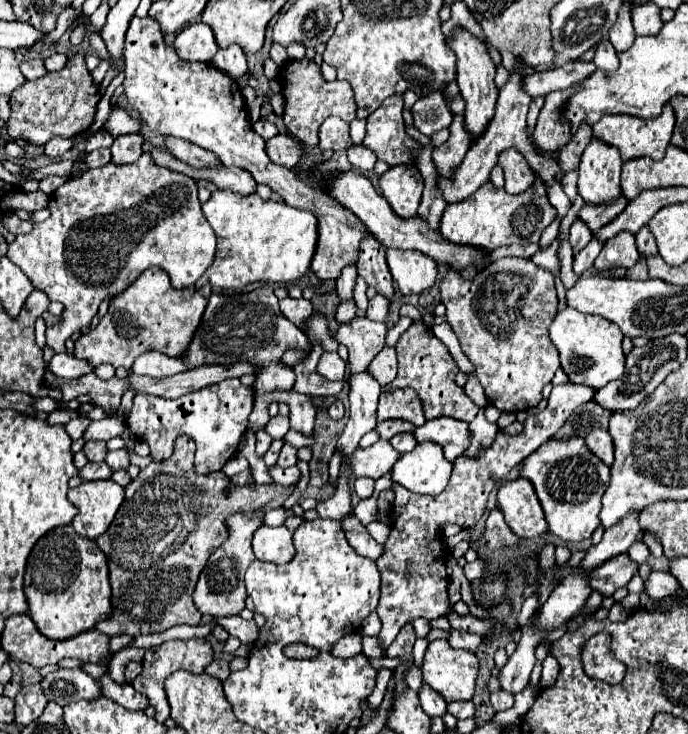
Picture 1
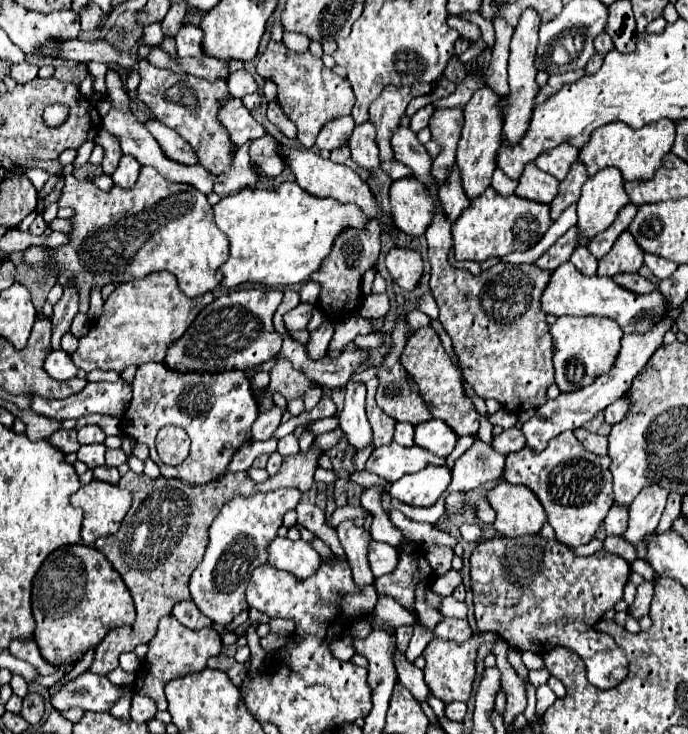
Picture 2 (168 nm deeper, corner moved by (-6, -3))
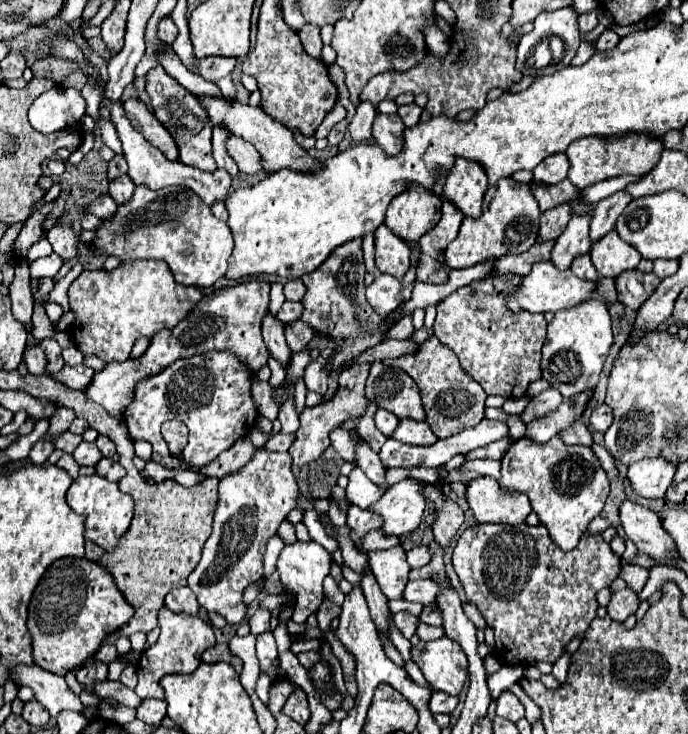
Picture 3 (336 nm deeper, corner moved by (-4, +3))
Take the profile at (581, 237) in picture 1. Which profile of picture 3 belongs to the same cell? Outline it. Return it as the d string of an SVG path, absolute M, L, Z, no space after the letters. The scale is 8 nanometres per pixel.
M582 254L582 256L576 256L572 260L572 266L570 270L578 276L578 278L586 278L586 280L598 280L598 272L592 268L592 262L590 262L590 256L588 254Z

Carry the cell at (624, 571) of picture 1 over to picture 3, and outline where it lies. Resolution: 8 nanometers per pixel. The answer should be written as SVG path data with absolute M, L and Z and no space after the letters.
M544 524L472 526L464 530L464 534L458 538L452 564L458 578L462 580L468 602L480 610L480 614L496 634L496 646L498 646L496 658L508 666L518 662L534 662L534 660L554 664L564 654L564 646L572 638L586 636L586 630L590 622L596 618L596 610L598 610L596 594L602 588L610 588L610 584L616 580L622 568L620 556L612 552L610 544L606 544L600 538L600 534L592 536L586 532L574 550L564 552L552 542Z

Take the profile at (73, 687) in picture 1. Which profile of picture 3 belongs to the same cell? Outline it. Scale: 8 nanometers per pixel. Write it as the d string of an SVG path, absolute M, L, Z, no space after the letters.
M102 680L102 682L96 682L92 686L92 692L94 696L98 696L100 700L116 700L118 704L124 704L124 706L130 706L130 708L136 708L142 698L136 696L134 690L130 690L128 686L124 686L122 682L114 682L114 680Z

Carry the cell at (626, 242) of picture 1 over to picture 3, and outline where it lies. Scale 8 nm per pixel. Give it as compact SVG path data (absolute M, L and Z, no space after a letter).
M612 230L592 244L590 258L602 278L616 278L624 270L634 270L642 256Z

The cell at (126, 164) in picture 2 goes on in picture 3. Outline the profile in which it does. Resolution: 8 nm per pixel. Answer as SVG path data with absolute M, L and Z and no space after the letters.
M124 174L124 176L116 178L116 180L110 180L110 190L108 190L108 194L116 200L116 204L122 204L122 202L130 200L132 192L134 192L134 182L130 180L128 174Z

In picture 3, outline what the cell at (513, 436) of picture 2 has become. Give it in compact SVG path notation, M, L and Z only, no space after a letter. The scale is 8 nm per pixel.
M504 436L502 440L490 444L490 446L484 446L484 448L476 448L474 452L470 452L466 458L498 458L502 460L502 456L506 454L506 450L510 448L512 444L512 436Z

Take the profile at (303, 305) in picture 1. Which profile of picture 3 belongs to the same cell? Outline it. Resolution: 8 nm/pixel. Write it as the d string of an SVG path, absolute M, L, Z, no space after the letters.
M284 302L278 312L278 320L282 324L290 324L290 322L298 320L302 316L302 312L304 312L304 306L300 302Z

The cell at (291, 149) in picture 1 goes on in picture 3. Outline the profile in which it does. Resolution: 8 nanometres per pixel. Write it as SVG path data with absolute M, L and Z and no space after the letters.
M230 136L228 138L228 154L234 158L234 162L238 164L240 172L244 174L258 174L262 172L262 158L258 154L258 150L254 148L254 144L242 140L240 136Z

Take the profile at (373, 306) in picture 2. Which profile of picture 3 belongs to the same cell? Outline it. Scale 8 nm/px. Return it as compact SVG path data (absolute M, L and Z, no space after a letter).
M380 274L376 280L366 288L366 300L374 308L376 314L386 316L398 308L402 302L402 284L390 274Z

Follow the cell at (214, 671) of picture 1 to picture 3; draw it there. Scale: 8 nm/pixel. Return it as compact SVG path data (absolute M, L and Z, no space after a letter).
M216 644L212 648L208 648L202 654L202 662L228 662L234 666L234 670L240 674L242 672L242 660L238 656L234 656L228 648L228 644Z

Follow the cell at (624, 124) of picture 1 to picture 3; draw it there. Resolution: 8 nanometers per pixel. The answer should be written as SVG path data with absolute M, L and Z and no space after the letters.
M630 132L624 136L610 136L610 138L598 138L598 136L586 136L580 140L574 140L570 148L566 150L566 156L570 160L570 172L568 180L576 188L586 188L590 184L622 176L622 174L632 174L632 176L644 176L648 174L660 160L664 152L664 144L660 138Z

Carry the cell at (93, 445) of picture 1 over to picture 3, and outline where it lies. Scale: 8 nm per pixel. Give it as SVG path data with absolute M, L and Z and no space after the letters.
M80 442L72 456L80 466L96 466L96 462L102 458L102 454L94 442Z

